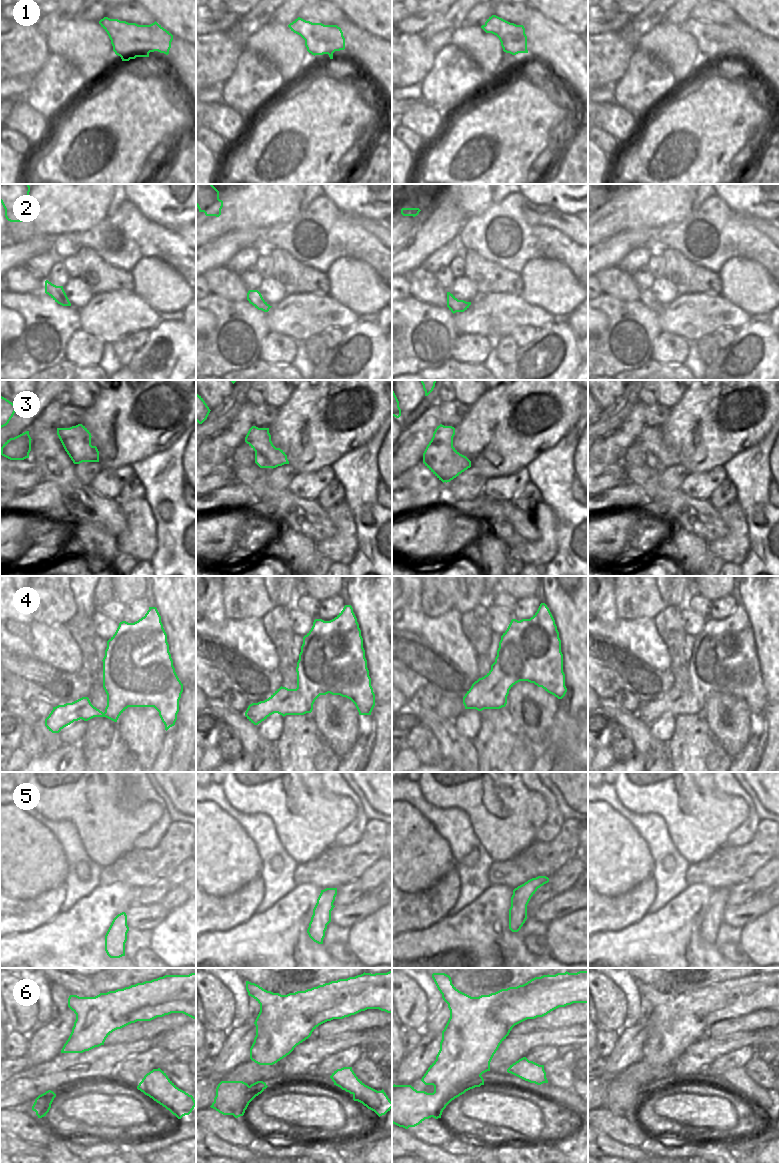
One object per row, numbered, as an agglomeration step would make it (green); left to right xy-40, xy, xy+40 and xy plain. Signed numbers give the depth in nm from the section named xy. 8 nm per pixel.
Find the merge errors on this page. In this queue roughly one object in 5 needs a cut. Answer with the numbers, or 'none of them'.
1

